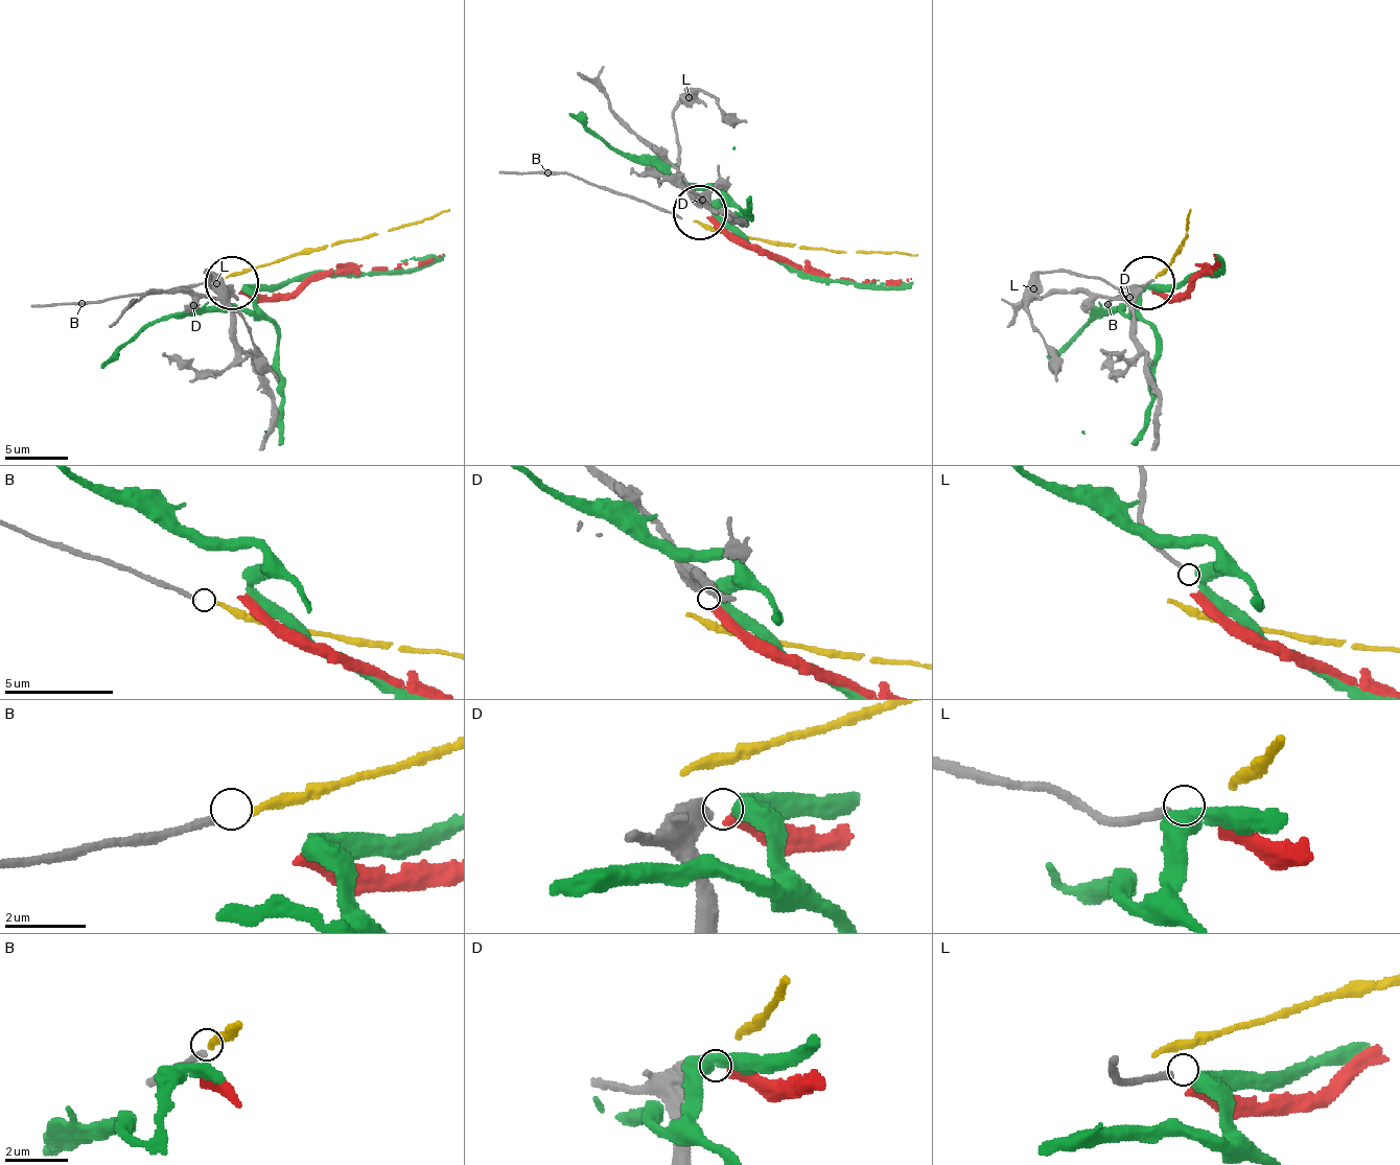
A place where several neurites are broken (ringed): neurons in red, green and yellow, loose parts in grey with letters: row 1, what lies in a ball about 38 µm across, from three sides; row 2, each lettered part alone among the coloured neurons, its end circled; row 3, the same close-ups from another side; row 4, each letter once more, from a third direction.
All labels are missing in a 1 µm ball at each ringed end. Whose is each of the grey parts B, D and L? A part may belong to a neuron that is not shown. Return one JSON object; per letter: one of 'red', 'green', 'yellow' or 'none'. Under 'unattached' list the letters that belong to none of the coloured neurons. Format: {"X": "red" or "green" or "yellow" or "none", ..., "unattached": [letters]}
{"B": "none", "D": "red", "L": "none", "unattached": ["B", "L"]}

